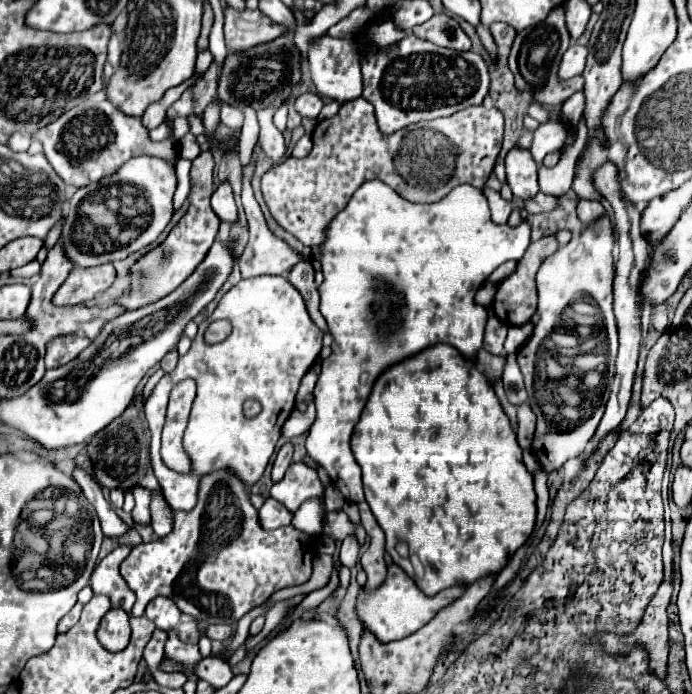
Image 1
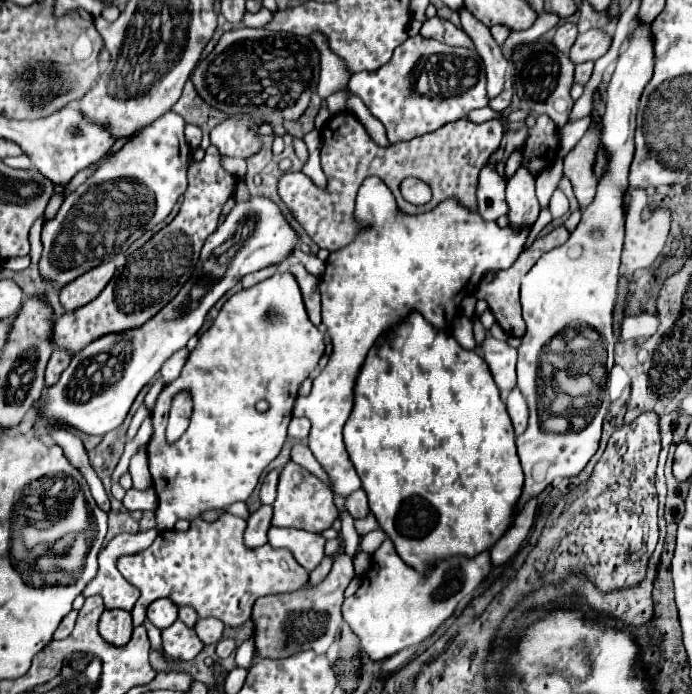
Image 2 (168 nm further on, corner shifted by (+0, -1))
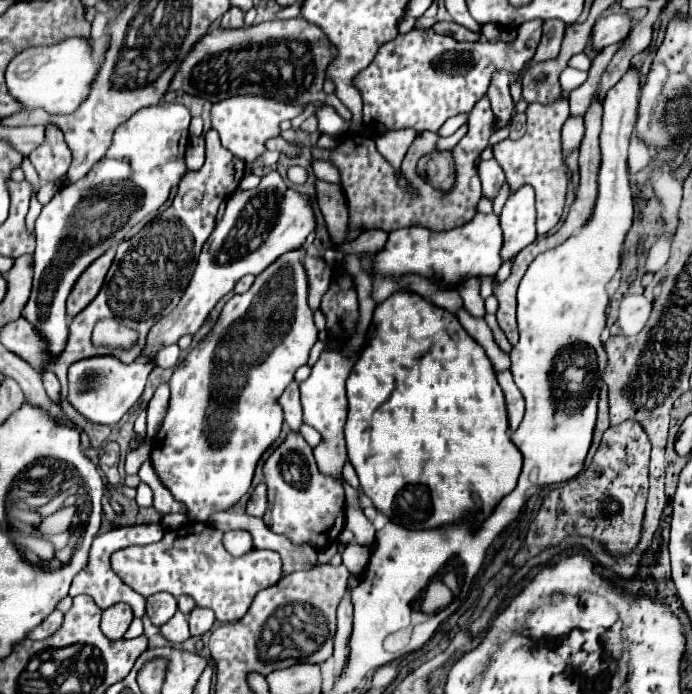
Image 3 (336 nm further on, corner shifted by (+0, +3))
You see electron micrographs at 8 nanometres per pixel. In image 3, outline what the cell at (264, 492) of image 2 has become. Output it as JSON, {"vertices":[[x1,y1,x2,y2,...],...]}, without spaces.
{"vertices":[[260,483,256,485,250,501,248,501,248,507,246,507,246,513,250,515,256,515,256,517,262,517,266,513,266,505,268,505,268,495,266,495,266,485]]}

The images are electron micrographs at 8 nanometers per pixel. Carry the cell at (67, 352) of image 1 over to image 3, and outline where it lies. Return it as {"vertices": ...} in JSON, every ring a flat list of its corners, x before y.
{"vertices":[[44,371,44,373,42,373,42,381,44,381,44,389,46,389,46,393,50,395,50,399,58,403,58,395,60,395,60,383,58,383,58,377,54,377,52,373]]}

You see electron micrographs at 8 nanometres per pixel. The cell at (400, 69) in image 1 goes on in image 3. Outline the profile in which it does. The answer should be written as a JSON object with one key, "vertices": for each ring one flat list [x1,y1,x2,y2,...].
{"vertices":[[532,19,520,25,512,45,500,41,460,43,432,29,414,29,388,41,376,53,374,61,354,79,364,103,366,129,374,133,408,127,414,131,438,131,452,115,472,111,486,95,494,69,516,73,524,63,532,61,538,41,542,39,542,23,542,19]]}

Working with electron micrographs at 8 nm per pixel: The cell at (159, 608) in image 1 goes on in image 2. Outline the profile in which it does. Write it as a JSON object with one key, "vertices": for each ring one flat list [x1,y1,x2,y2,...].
{"vertices":[[156,599,148,607,148,619,158,627,166,629,178,619,178,607,170,599]]}

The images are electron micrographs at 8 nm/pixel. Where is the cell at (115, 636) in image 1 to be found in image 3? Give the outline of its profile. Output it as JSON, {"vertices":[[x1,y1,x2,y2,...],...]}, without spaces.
{"vertices":[[116,603,116,605,102,611,100,629,108,639,116,641,116,639,124,637,124,633,128,631,132,619,134,619,132,609,126,603]]}

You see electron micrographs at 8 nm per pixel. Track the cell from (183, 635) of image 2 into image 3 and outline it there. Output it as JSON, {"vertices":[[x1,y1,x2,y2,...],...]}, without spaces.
{"vertices":[[176,611,176,615,160,627,162,637,170,643,184,643,190,639,190,631,188,631,188,619,182,611]]}

